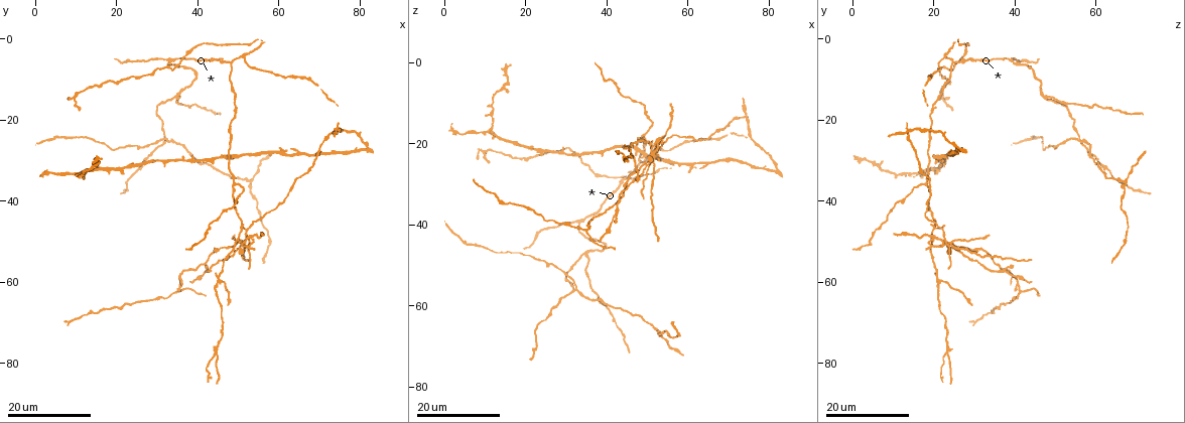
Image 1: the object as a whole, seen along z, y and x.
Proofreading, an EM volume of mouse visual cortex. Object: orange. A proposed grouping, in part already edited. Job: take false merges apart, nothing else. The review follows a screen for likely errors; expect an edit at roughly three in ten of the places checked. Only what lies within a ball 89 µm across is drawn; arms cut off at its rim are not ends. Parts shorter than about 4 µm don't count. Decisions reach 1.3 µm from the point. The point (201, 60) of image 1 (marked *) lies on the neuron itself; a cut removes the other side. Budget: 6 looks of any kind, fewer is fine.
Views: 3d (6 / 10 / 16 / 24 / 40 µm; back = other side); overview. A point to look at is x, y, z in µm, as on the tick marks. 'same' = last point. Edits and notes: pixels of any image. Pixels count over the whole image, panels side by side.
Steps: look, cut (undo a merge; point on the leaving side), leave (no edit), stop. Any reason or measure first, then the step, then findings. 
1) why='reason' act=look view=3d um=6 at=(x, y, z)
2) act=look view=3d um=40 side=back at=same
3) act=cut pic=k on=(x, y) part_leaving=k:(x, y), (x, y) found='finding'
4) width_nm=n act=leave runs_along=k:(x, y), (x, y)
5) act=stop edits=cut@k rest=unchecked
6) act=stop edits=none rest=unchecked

why='thin arm on a thick one' act=look view=3d um=16 at=(33.0, 5.5, 39.0)

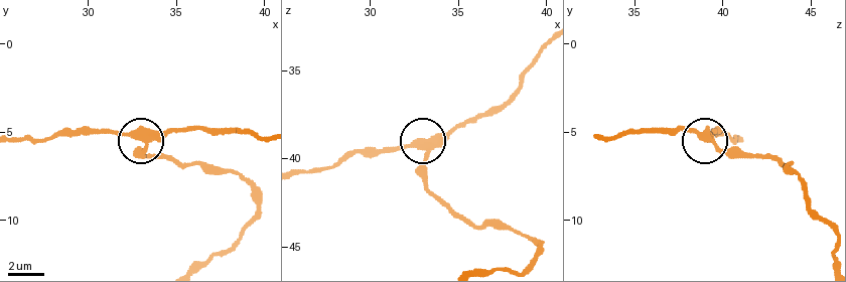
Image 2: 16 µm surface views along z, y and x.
act=look view=3d um=6 at=(33.2, 5.5, 39.3)

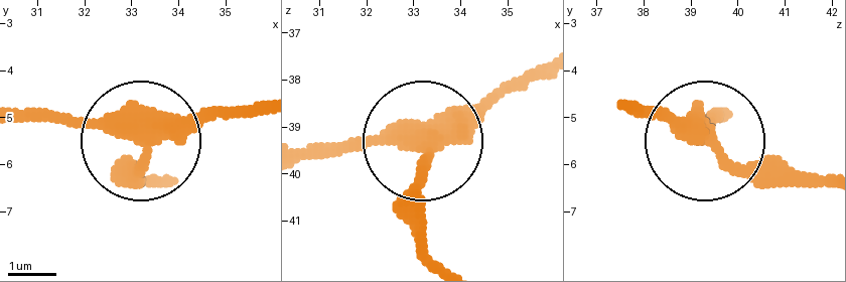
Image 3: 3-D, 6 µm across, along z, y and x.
why='from behind' act=look view=3d um=6 side=back at=(33.25, 5.50, 39.35)

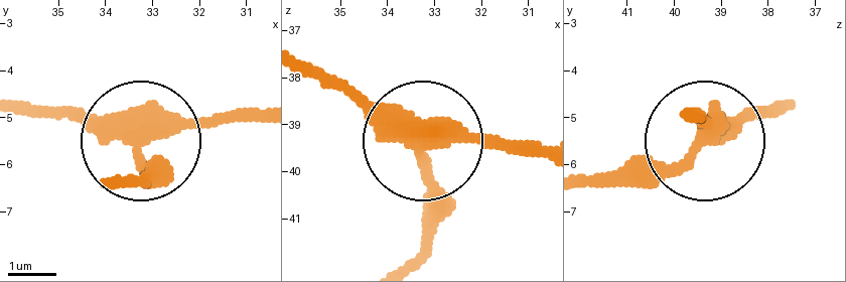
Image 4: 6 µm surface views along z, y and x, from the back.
arms=3 act=leave runs_along=4:(307, 63), (427, 140), (544, 144) found='all the same neuron'

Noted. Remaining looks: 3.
why='four or more arms meet' act=look view=3d um=16 at=(32.5, 25.5, 55.0)

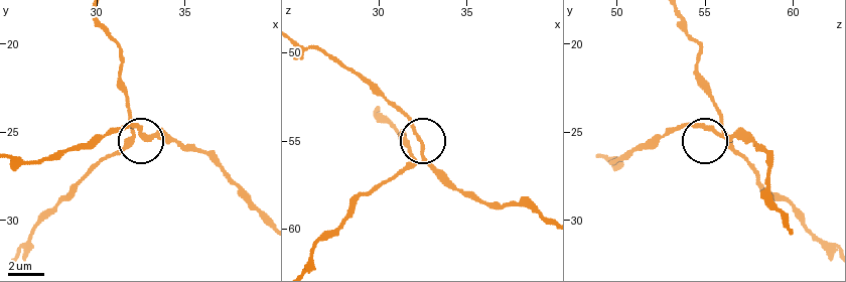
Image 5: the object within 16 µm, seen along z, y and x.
act=look view=3d um=6 at=(32.5, 25.0, 55.5)

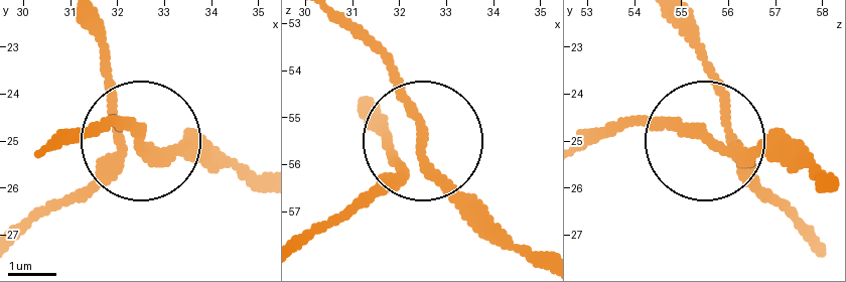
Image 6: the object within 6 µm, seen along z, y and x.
width_nm=190 act=leave runs_along=6:(671, 24), (711, 85), (719, 141), (614, 121) found='continuous, no second neuron'

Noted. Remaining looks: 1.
act=stop edits=none rest=unchecked

